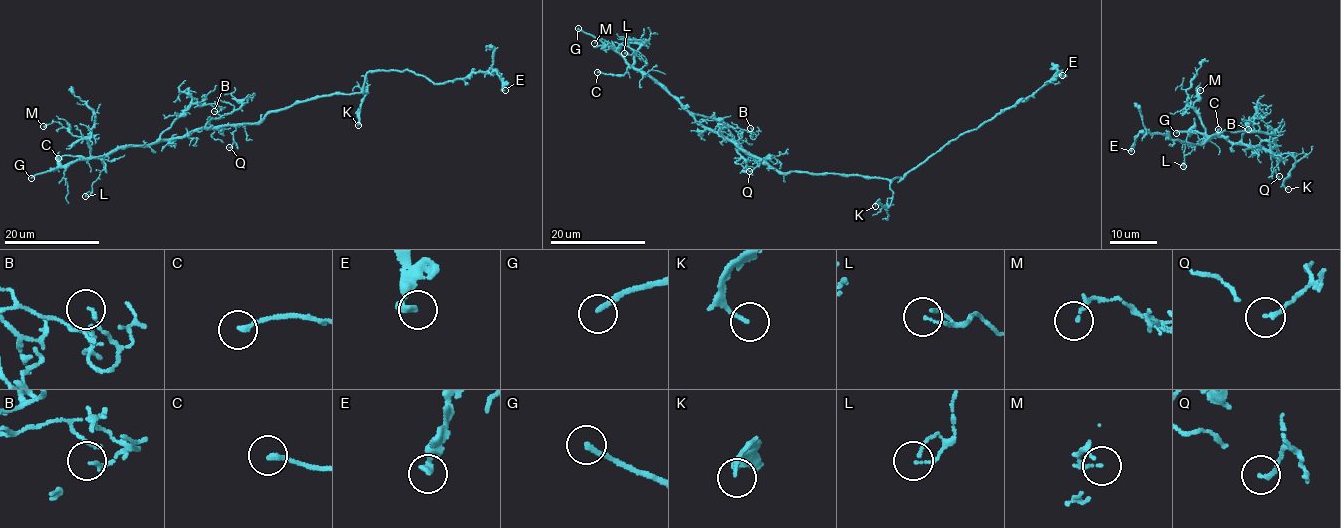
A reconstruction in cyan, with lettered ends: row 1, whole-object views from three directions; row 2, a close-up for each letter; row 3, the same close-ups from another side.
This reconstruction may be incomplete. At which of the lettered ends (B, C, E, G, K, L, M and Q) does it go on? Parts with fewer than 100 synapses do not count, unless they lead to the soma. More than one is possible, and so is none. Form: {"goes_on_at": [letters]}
{"goes_on_at": ["G"]}

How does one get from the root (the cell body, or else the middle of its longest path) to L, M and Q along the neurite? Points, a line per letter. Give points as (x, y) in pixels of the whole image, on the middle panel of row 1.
L: (816, 174), (771, 169), (705, 128), (641, 70), (646, 63), (633, 53), (624, 53)
M: (816, 174), (785, 173), (746, 153), (703, 127), (634, 68), (632, 49), (602, 39), (594, 43)
Q: (816, 174), (801, 171), (785, 173), (771, 169), (762, 159), (749, 171)

